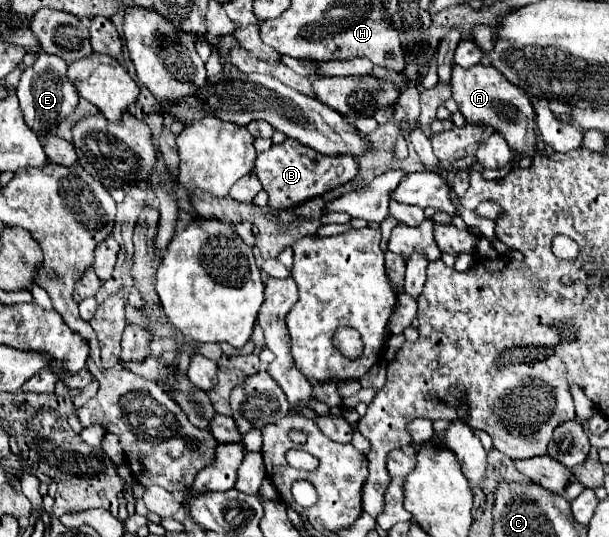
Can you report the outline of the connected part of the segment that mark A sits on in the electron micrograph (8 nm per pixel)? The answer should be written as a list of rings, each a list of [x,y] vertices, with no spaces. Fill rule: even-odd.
[[[477,65],[471,69],[461,69],[453,67],[453,77],[451,77],[451,89],[453,89],[453,99],[459,105],[459,111],[471,125],[485,125],[491,127],[495,133],[503,135],[505,141],[509,143],[511,151],[515,155],[527,155],[535,157],[537,153],[537,123],[535,123],[535,111],[519,87],[509,83],[495,67],[489,65]]]

